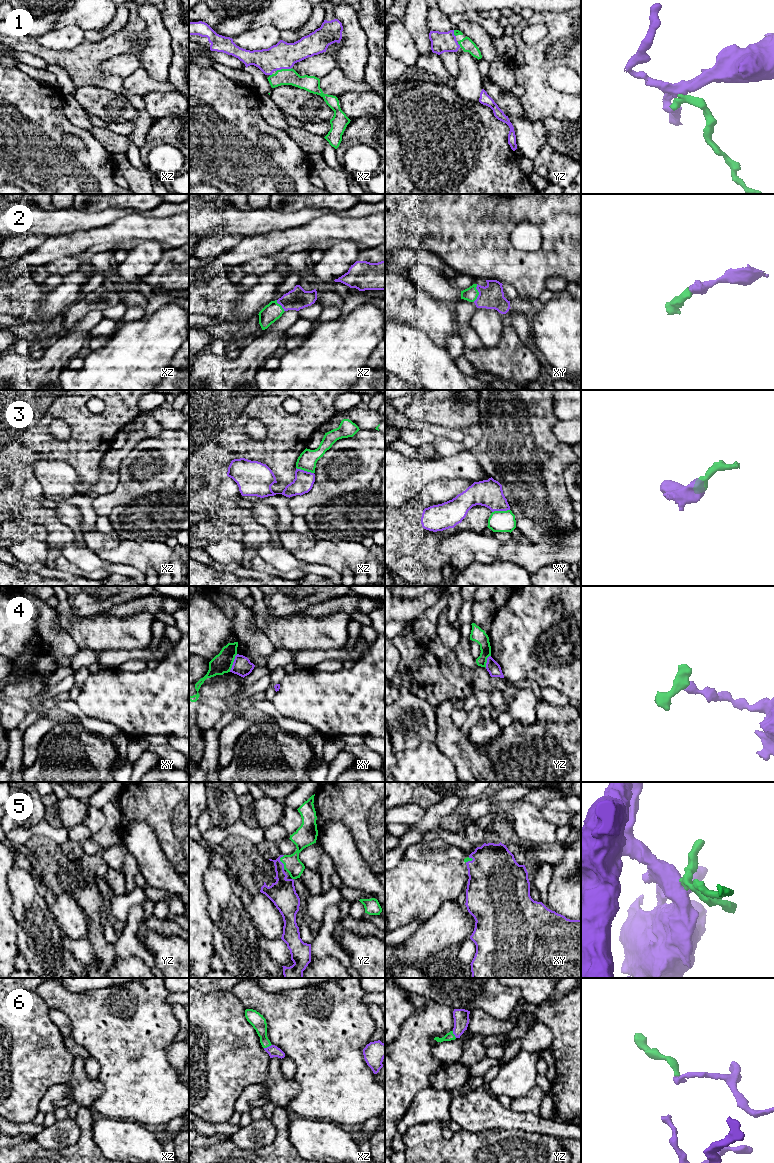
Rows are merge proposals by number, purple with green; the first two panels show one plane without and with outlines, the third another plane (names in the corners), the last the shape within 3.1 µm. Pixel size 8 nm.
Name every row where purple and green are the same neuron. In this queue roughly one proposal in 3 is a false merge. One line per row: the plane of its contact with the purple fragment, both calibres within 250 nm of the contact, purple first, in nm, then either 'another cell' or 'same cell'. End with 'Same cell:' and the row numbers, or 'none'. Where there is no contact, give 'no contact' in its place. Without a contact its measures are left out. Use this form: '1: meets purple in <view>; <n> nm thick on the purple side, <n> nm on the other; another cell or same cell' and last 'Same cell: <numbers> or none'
1: meets purple in xz; 220 nm thick on the purple side, 130 nm on the other; same cell
2: meets purple in xy; 190 nm thick on the purple side, 120 nm on the other; same cell
3: meets purple in xz; 160 nm thick on the purple side, 150 nm on the other; another cell
4: meets purple in xy; 150 nm thick on the purple side, 160 nm on the other; another cell
5: meets purple in yz; 220 nm thick on the purple side, 150 nm on the other; same cell
6: meets purple in xz; 90 nm thick on the purple side, 120 nm on the other; same cell
Same cell: 1, 2, 5, 6

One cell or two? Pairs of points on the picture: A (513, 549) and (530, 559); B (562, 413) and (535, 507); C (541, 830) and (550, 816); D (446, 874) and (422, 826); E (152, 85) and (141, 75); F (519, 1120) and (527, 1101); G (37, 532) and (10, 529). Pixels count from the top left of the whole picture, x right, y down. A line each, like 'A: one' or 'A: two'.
A: one
B: two
C: two
D: two
E: one
F: two
G: one

